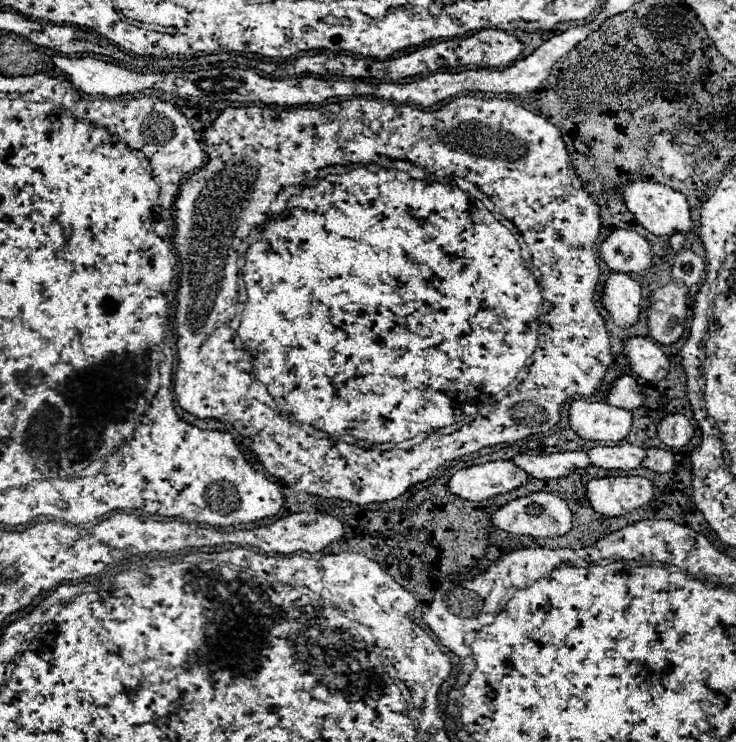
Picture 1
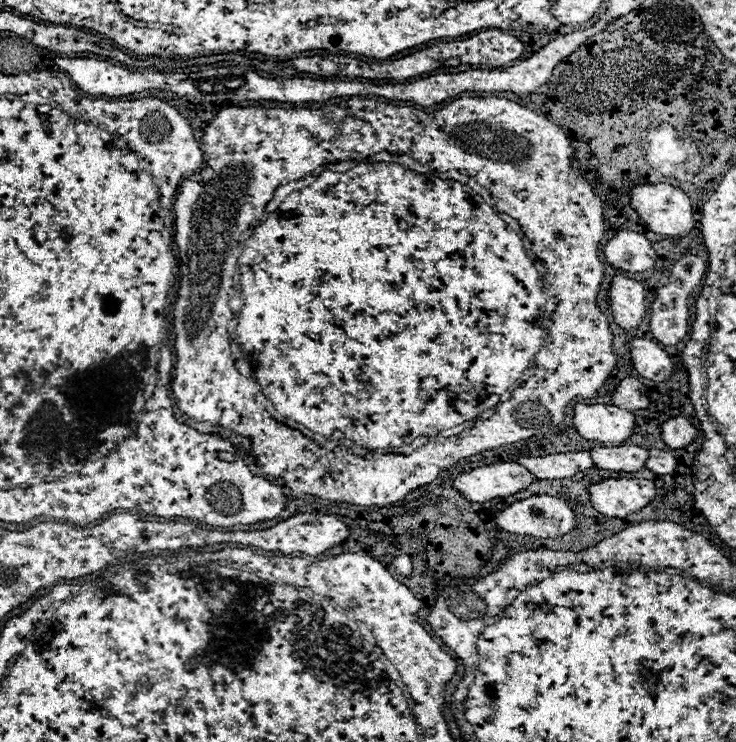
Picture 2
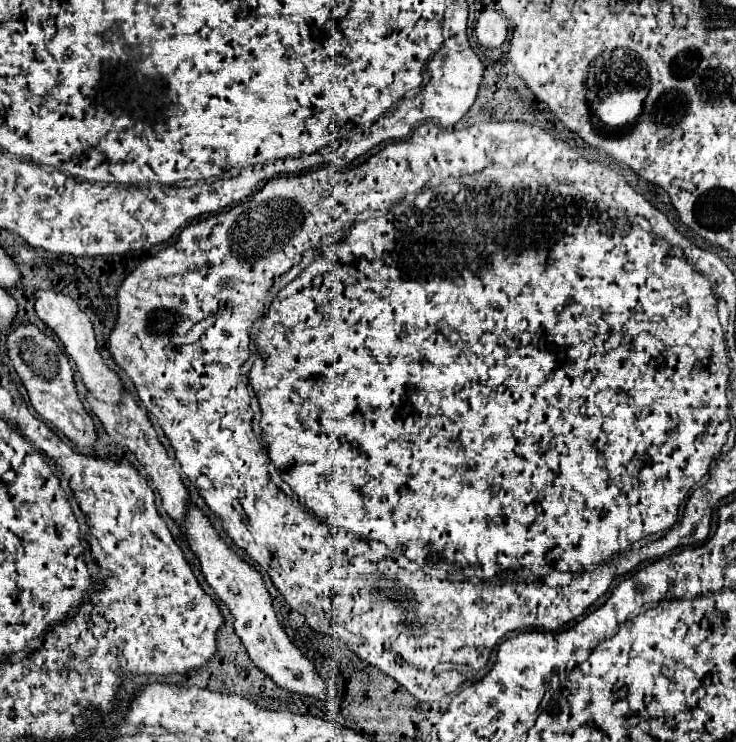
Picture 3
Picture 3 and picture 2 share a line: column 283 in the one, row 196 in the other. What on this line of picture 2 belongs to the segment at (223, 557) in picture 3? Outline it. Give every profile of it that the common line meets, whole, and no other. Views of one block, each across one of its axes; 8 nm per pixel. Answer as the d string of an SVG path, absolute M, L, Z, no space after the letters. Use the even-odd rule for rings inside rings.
M636 184L630 190L630 206L632 210L638 212L638 218L642 220L642 224L656 234L686 236L694 228L690 198L686 196L686 192L670 184Z

